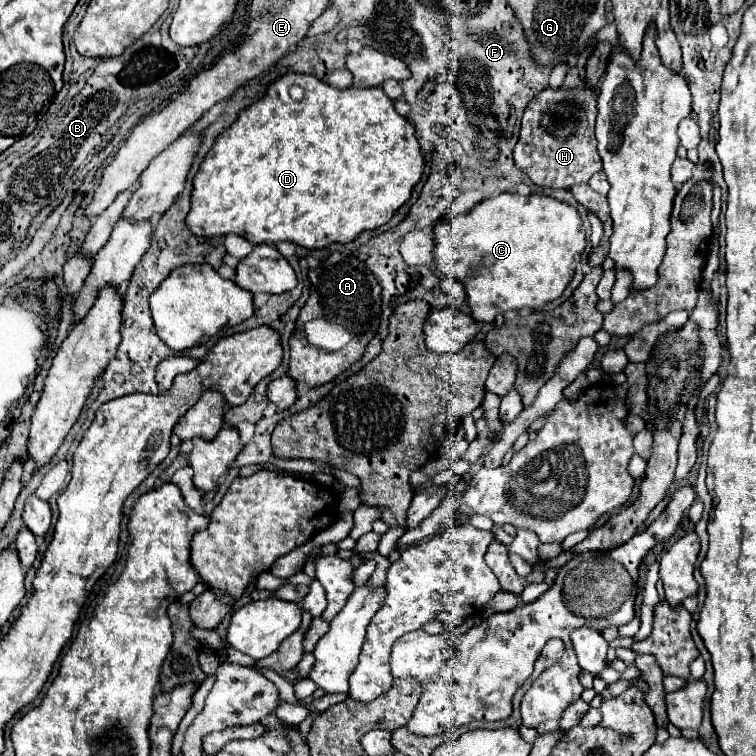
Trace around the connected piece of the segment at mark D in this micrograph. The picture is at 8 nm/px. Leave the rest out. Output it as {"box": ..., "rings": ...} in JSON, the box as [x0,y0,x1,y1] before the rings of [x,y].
{"box":[187,47,425,249],"rings":[[[373,47],[351,53],[347,69],[353,73],[353,87],[349,89],[335,89],[311,75],[287,73],[279,77],[269,85],[261,101],[241,111],[237,121],[217,137],[193,179],[195,189],[187,227],[195,235],[221,237],[235,233],[251,245],[291,241],[305,249],[323,249],[329,243],[349,243],[363,231],[385,225],[395,215],[411,197],[413,185],[423,175],[425,161],[415,127],[395,111],[393,101],[383,95],[379,85],[387,79],[409,79],[411,73],[401,59],[379,53]]]}

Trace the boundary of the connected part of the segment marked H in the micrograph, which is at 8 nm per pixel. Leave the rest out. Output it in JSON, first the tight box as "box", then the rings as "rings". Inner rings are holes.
{"box":[513,83,601,189],"rings":[[[587,83],[577,89],[567,89],[567,95],[561,87],[539,91],[523,113],[519,141],[513,149],[515,165],[539,187],[571,189],[577,183],[587,183],[591,175],[601,171],[601,159],[595,151],[597,141],[593,137],[595,119],[597,91]],[[561,127],[565,127],[563,135]]]}

